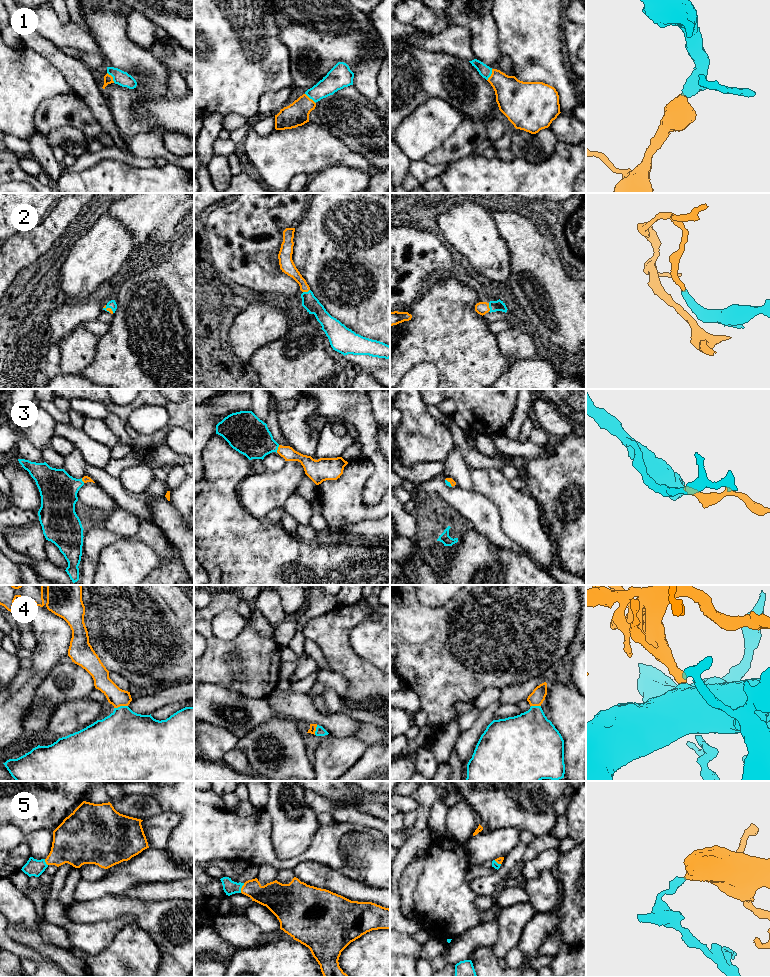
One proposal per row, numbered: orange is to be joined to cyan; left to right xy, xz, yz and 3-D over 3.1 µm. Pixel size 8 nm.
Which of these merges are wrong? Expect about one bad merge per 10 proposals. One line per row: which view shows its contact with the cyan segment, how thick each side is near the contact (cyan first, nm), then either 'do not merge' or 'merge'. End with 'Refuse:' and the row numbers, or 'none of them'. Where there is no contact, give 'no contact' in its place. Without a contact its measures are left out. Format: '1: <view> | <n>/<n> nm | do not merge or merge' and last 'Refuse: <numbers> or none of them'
1: xy | 120/80 nm | merge
2: yz | 90/100 nm | merge
3: xz | 320/110 nm | merge
4: xy | 420/150 nm | merge
5: xz | 120/200 nm | merge
Refuse: none of them

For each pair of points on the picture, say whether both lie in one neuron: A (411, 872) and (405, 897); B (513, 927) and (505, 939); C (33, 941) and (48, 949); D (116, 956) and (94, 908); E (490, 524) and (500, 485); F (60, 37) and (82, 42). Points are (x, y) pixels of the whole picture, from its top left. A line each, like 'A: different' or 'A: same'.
A: same
B: same
C: same
D: different
E: different
F: same

